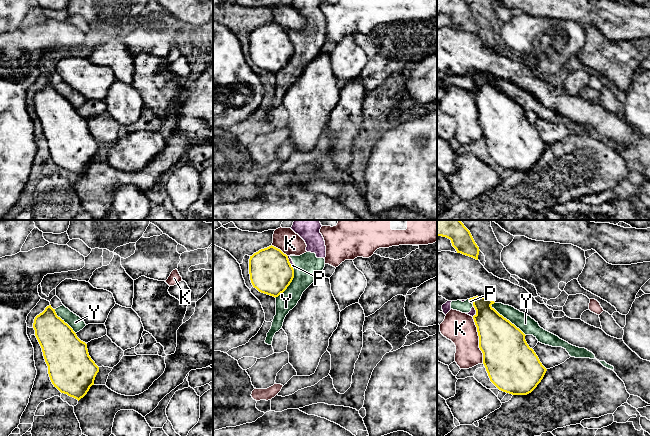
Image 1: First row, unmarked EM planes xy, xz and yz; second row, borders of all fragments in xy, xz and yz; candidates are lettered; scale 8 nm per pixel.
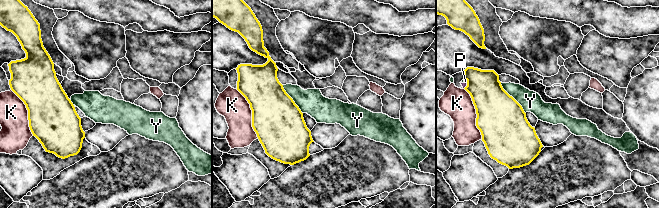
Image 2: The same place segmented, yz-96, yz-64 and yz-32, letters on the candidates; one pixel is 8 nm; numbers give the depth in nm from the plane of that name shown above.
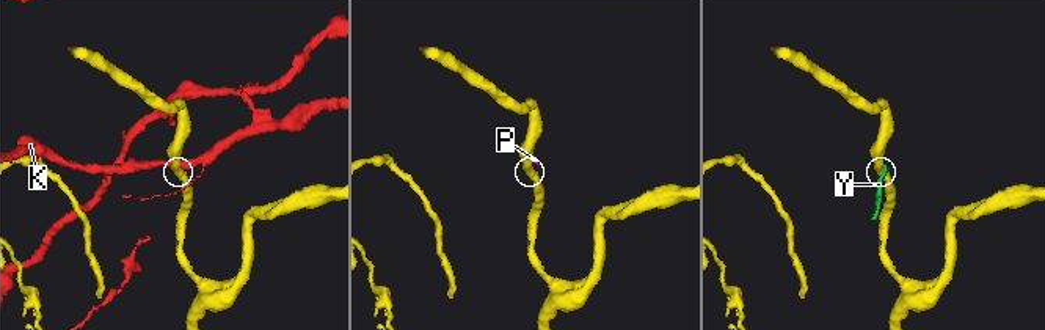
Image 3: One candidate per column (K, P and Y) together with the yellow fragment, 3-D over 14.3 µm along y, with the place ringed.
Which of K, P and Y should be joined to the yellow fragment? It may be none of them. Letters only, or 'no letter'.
no letter

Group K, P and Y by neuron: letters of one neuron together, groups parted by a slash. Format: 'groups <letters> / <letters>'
groups K / P Y

